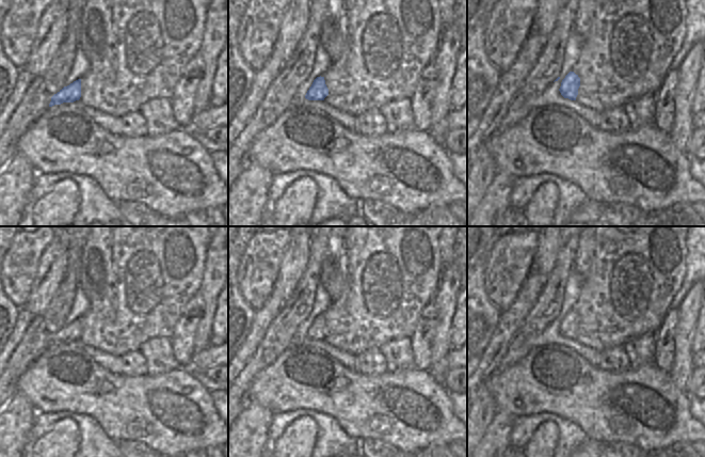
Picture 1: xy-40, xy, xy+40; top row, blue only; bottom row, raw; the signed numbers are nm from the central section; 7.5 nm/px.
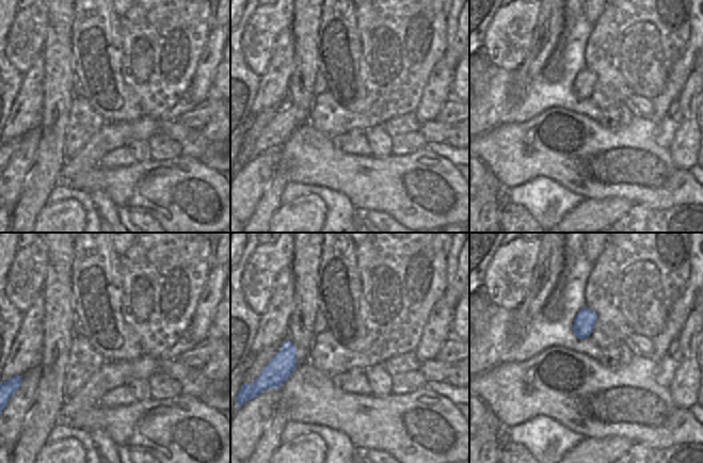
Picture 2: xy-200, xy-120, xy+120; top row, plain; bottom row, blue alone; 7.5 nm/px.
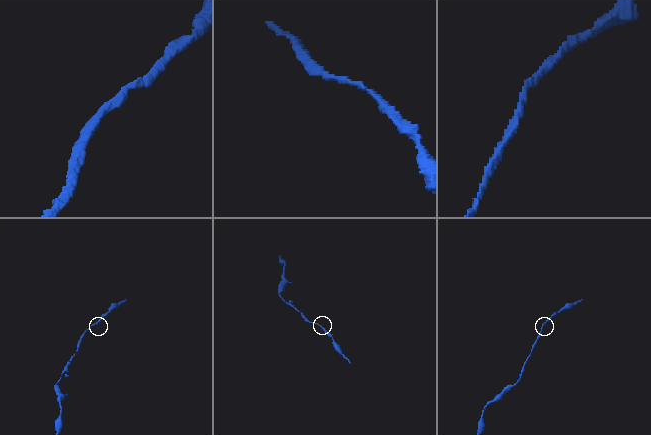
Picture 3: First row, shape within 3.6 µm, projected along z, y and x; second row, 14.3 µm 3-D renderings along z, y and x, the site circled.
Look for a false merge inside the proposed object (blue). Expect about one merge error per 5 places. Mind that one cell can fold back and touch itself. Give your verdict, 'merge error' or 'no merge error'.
no merge error

